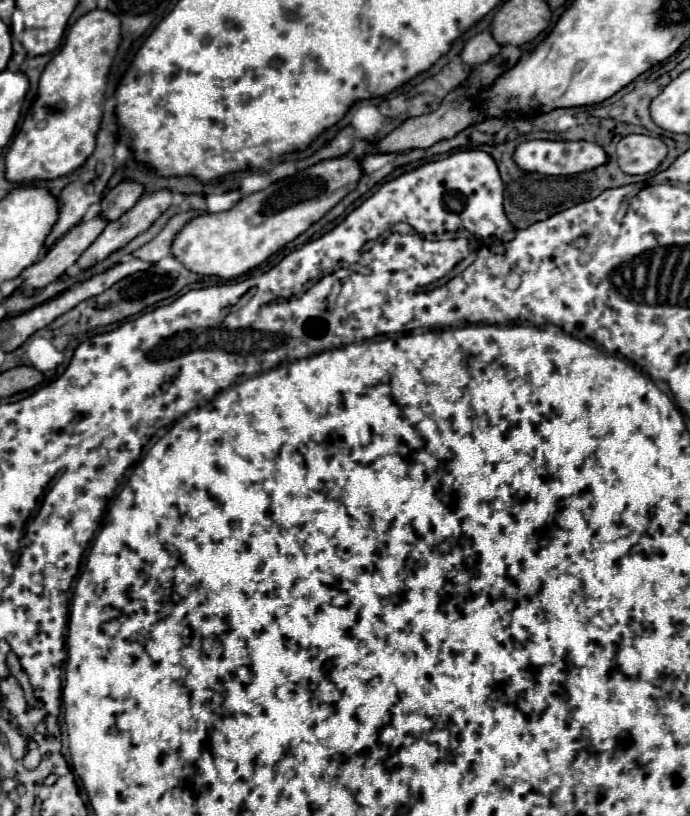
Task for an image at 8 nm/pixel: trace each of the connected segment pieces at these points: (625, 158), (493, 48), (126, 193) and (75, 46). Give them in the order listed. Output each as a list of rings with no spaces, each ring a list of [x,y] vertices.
[[[630,134],[618,142],[618,166],[626,174],[654,172],[666,154],[666,144],[654,136]]]
[[[480,32],[466,42],[460,58],[470,66],[478,66],[478,64],[494,58],[494,54],[498,54],[500,50],[502,50],[502,46],[498,42],[494,42],[490,32]]]
[[[120,182],[102,198],[102,218],[106,218],[108,222],[116,222],[124,212],[128,212],[138,202],[142,192],[144,188],[138,182]]]
[[[92,10],[78,18],[74,26],[70,26],[60,52],[46,64],[40,84],[38,96],[32,104],[32,120],[24,120],[16,138],[12,140],[6,152],[6,180],[14,184],[32,184],[36,180],[54,180],[66,176],[80,168],[86,158],[92,154],[96,144],[96,132],[102,120],[102,106],[104,106],[104,86],[106,74],[114,60],[116,48],[120,42],[120,20],[118,16],[106,10]]]

